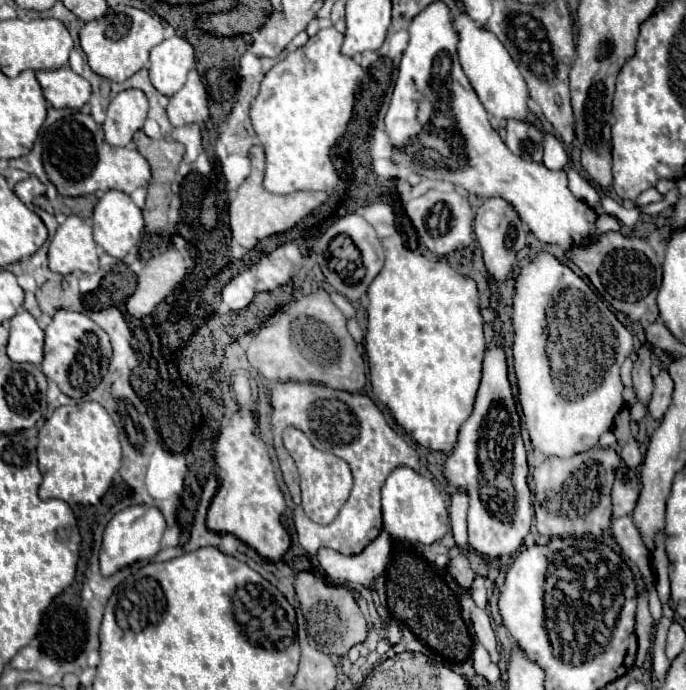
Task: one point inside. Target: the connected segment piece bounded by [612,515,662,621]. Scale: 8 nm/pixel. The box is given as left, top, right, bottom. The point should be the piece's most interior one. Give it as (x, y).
(626, 533)

